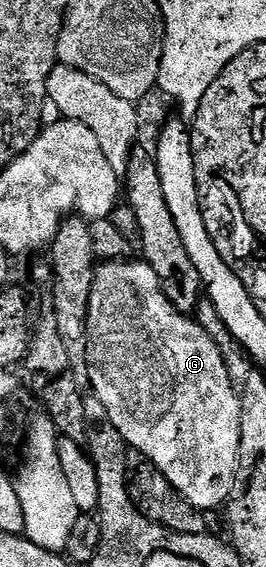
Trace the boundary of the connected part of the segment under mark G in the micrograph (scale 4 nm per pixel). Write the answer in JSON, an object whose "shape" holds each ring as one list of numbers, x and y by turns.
{"shape":[[120,260,118,262,103,262,96,265,95,279,89,295,88,320,88,370,91,388,101,404,105,404,105,412,109,412,109,420,124,437,128,447,140,450,148,462,152,462,162,474,177,488,186,502,193,504,199,510,215,510,222,507,231,494,235,483,235,474,239,470,239,449,241,448,241,404,237,392,233,388,233,380,229,376,229,368,225,368,225,360,221,360,219,345,212,340,209,332,199,326,194,317,180,312,169,304,161,284,157,280,157,272,147,262,142,260]]}

